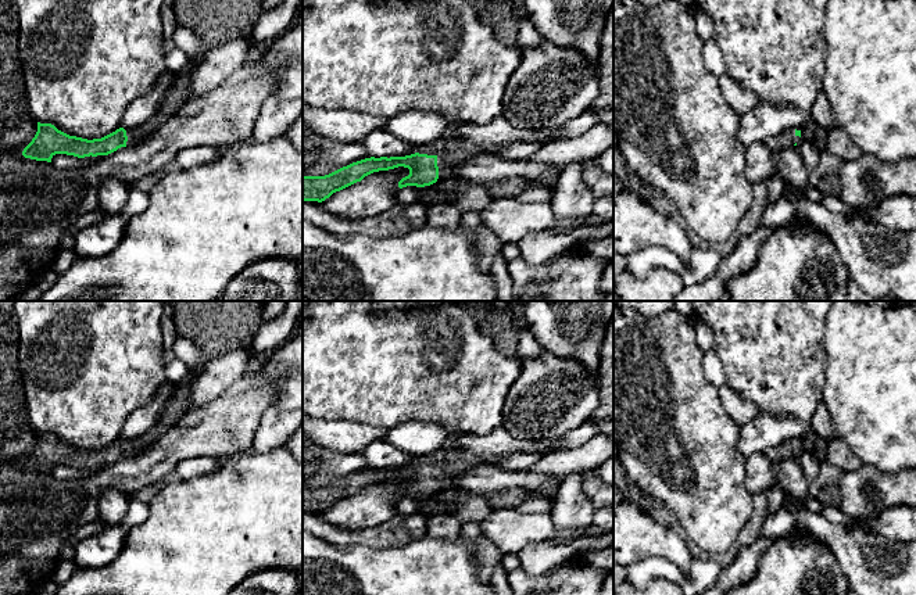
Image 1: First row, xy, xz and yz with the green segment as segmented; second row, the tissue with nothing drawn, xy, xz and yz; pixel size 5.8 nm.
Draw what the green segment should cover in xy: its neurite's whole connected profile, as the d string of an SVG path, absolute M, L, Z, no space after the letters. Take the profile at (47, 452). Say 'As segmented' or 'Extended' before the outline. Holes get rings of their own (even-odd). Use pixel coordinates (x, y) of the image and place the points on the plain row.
Extended. M179 383L172 397L168 399L158 422L146 434L132 441L119 438L101 449L87 451L69 447L51 434L37 433L37 442L32 452L24 459L22 466L25 469L47 473L51 473L56 465L67 465L78 469L108 466L121 458L135 456L149 448L190 409L193 409L192 383Z

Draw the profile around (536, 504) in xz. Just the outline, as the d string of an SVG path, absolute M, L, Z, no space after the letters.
M534 495L529 499L526 499L522 505L519 505L516 509L523 513L551 513L554 508L554 499L545 495Z

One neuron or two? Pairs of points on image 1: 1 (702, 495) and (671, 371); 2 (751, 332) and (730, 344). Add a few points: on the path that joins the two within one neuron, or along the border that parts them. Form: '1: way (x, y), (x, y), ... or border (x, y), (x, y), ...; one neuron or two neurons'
1: way (691, 465), (675, 441), (671, 401); one neuron
2: way (745, 337), (736, 343); one neuron

